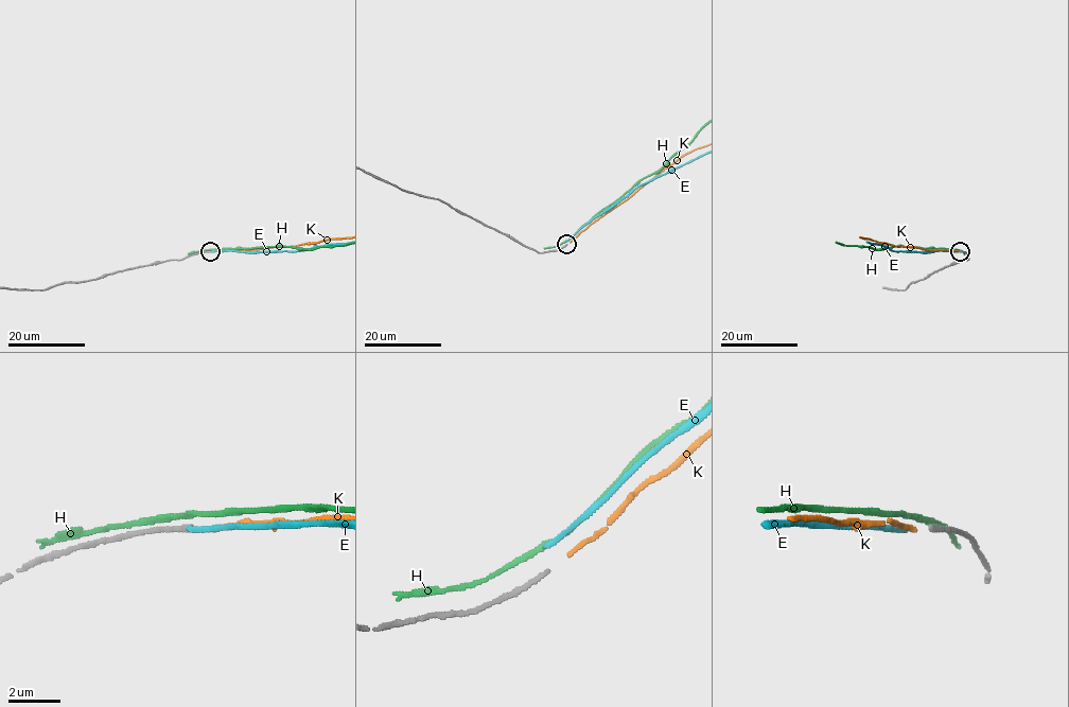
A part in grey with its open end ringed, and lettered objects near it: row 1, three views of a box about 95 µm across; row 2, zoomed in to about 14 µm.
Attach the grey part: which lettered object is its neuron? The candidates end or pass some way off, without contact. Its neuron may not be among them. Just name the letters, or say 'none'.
K

